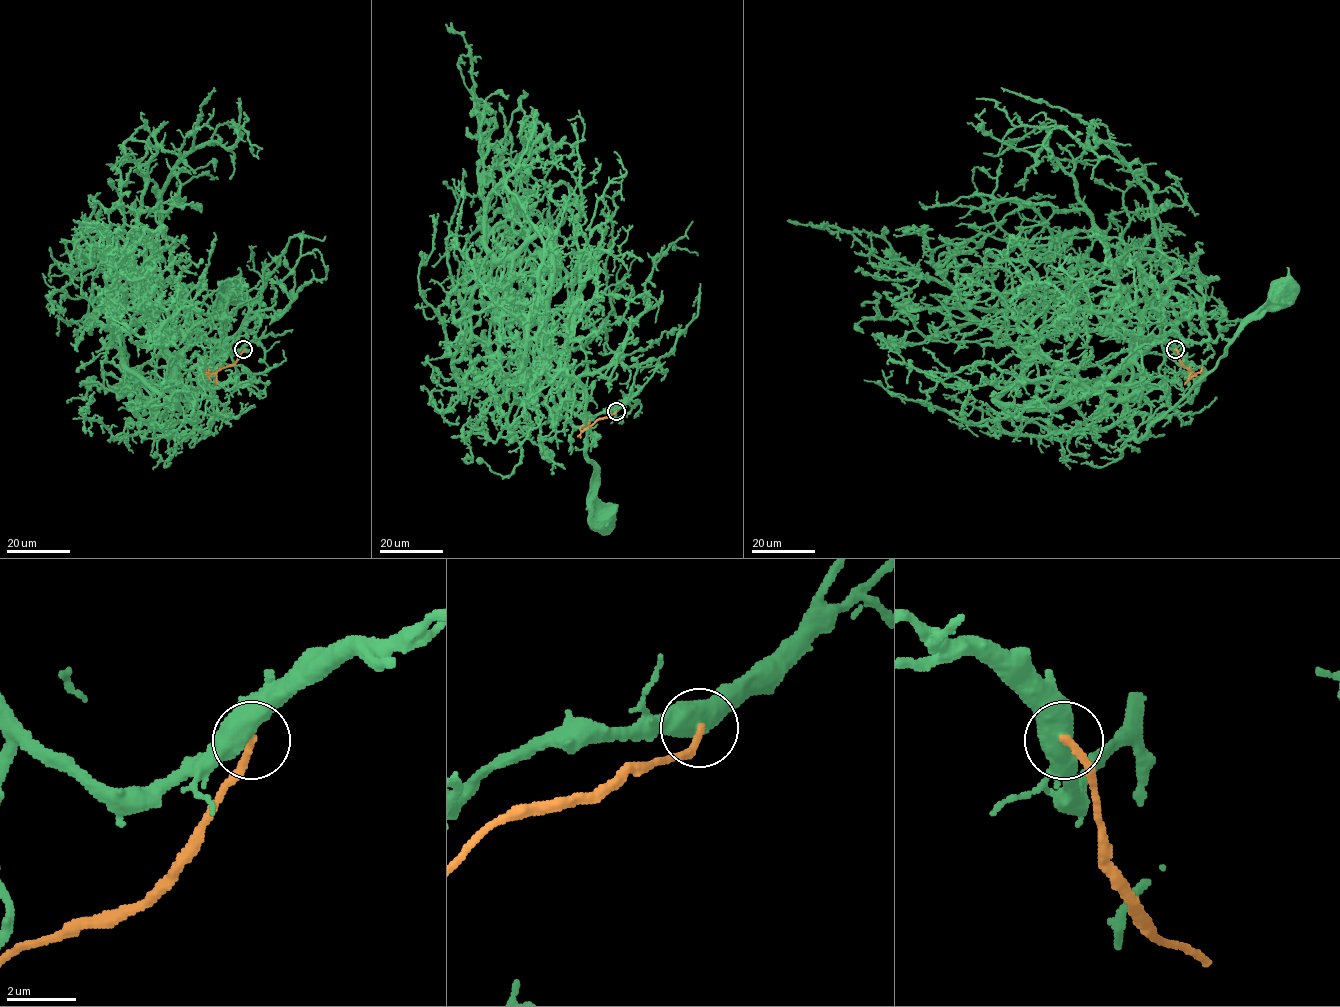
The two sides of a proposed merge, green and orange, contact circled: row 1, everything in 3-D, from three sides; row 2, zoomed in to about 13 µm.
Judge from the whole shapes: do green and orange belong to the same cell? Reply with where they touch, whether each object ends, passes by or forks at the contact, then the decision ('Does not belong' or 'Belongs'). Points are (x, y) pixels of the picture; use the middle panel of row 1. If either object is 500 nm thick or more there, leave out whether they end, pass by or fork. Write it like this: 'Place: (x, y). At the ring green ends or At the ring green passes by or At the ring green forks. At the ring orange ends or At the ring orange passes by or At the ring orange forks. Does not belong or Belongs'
Place: (616, 411). Does not belong

